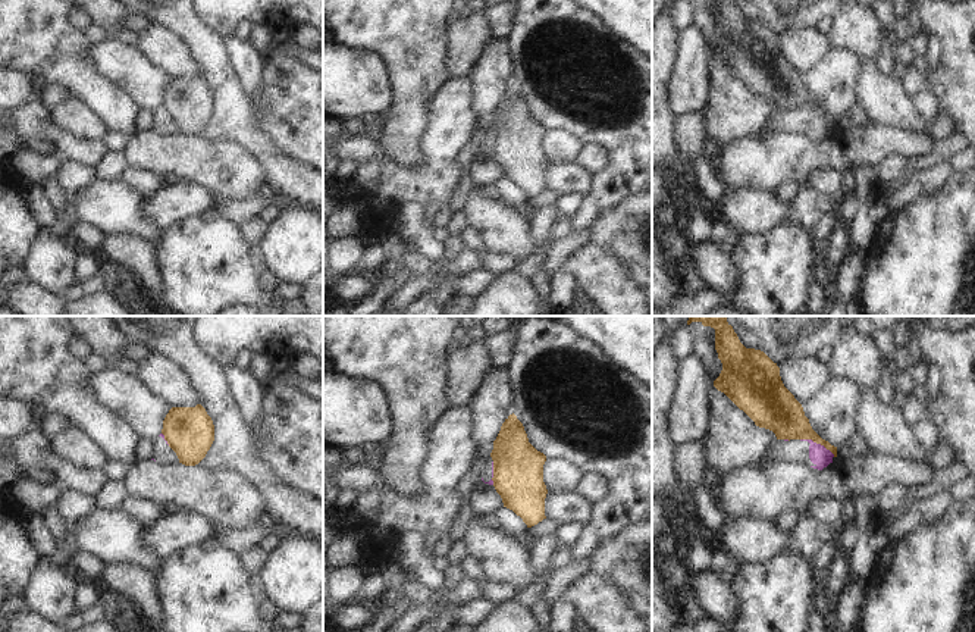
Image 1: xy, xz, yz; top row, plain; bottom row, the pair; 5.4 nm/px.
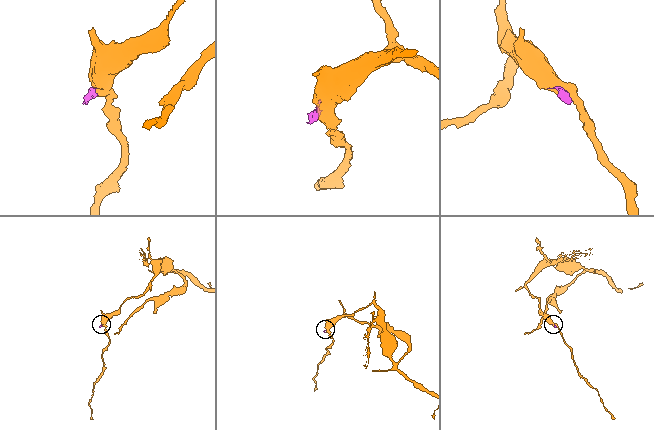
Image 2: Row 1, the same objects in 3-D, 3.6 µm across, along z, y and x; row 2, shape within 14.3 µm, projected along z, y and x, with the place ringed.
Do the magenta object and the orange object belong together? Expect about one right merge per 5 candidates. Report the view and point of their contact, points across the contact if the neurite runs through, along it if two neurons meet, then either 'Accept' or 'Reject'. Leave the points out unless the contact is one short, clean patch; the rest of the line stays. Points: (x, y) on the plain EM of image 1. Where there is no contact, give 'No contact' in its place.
Touches magenta at yz (818, 115). Boundary: yz (800, 109), (820, 113), (834, 127). Reject.

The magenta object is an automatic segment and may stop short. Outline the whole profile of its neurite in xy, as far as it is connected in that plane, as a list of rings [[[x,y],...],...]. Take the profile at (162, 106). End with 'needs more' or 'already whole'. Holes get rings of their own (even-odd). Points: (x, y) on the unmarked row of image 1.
[[[163,104],[156,107],[151,113],[153,113],[153,129],[151,131],[154,131],[160,135],[176,135],[176,134],[179,134],[176,123],[169,118]]] | needs more

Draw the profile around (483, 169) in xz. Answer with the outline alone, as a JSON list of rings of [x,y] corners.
[[[474,128],[471,135],[477,146],[477,151],[468,166],[468,175],[474,187],[493,185],[498,179],[504,178],[495,157],[482,151],[486,131],[486,128]]]

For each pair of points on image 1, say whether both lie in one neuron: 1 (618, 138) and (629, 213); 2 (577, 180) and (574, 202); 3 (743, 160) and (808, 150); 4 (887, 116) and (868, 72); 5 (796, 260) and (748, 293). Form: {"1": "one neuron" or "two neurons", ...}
{"1": "two neurons", "2": "two neurons", "3": "one neuron", "4": "one neuron", "5": "one neuron"}

